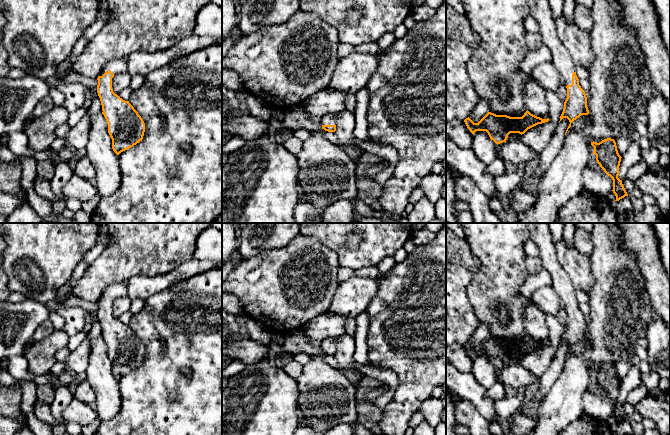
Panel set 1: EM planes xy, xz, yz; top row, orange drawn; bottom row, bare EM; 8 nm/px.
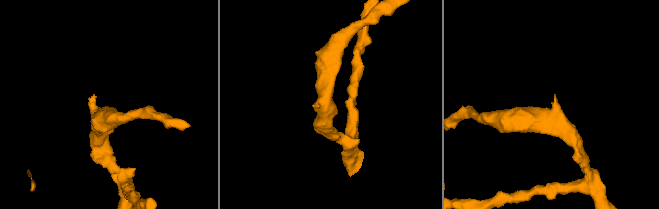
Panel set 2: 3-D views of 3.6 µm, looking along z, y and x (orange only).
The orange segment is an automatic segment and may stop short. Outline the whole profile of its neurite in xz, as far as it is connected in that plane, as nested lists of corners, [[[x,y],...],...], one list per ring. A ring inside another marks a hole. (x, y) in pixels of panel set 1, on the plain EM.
[[[329,337],[321,341],[320,348],[322,353],[328,356],[336,355],[336,340],[335,338]]]

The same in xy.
[[[125,282],[108,285],[97,302],[97,317],[102,329],[102,338],[108,348],[112,373],[119,379],[142,365],[145,347],[134,331],[113,316],[112,302],[128,296]]]

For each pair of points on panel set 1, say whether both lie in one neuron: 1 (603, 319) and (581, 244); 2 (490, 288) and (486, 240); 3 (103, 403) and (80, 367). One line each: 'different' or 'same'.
1: different
2: same
3: different

